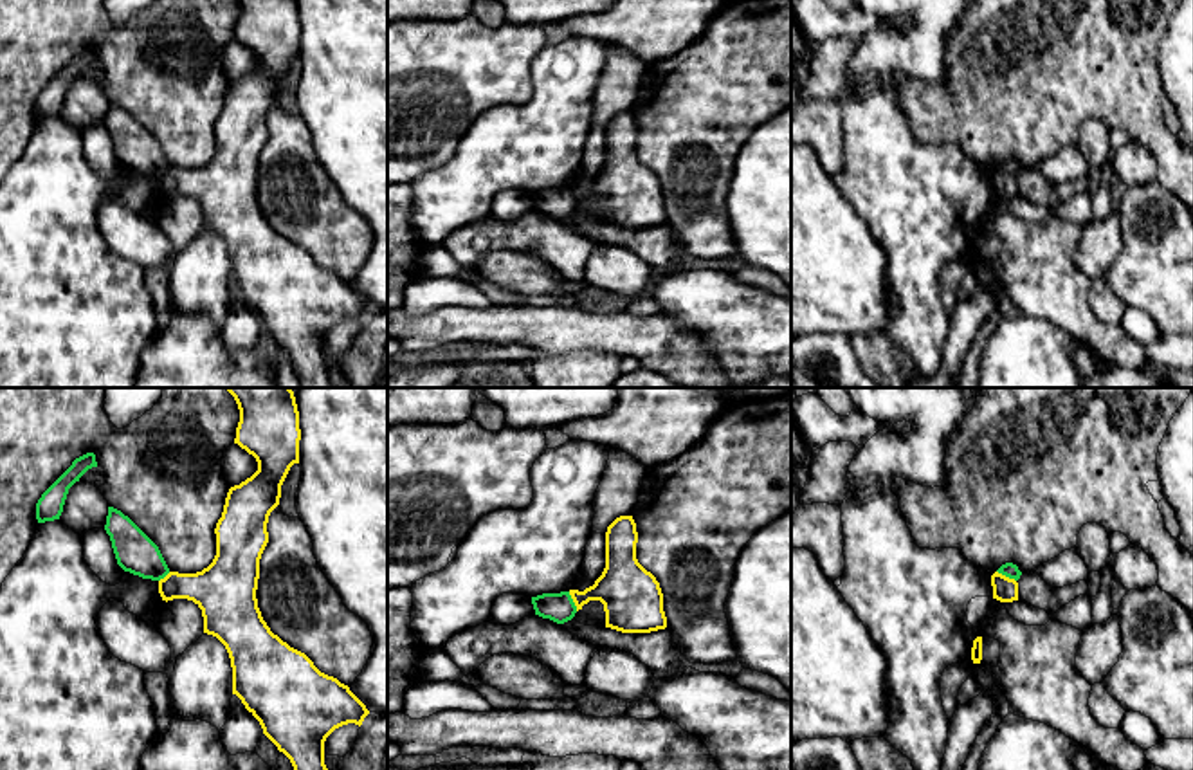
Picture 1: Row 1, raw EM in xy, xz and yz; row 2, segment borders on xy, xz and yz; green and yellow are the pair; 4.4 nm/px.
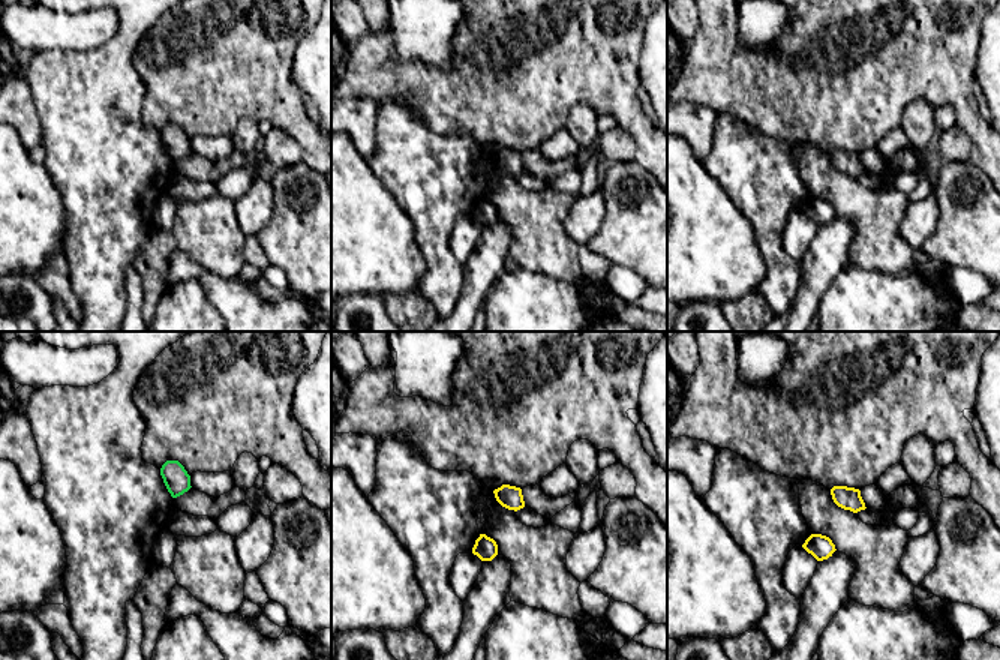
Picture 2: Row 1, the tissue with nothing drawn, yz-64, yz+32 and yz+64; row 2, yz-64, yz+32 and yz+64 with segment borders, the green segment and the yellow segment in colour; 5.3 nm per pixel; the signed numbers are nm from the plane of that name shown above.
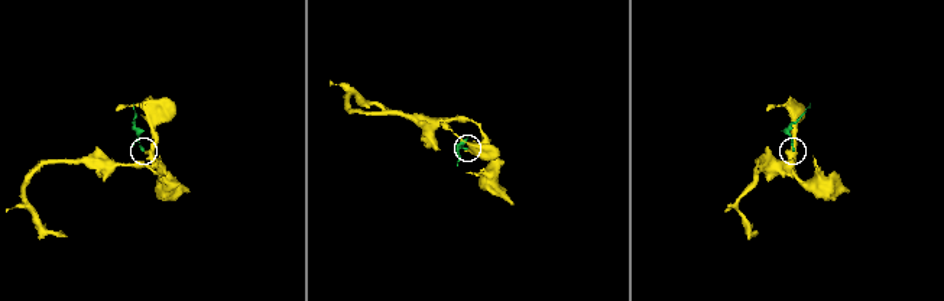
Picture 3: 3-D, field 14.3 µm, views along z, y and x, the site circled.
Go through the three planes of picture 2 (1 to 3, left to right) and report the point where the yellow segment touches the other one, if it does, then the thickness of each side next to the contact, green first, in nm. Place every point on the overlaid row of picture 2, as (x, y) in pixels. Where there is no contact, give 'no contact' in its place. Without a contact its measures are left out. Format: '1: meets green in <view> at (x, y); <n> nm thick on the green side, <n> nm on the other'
1: no contact
2: no contact
3: no contact

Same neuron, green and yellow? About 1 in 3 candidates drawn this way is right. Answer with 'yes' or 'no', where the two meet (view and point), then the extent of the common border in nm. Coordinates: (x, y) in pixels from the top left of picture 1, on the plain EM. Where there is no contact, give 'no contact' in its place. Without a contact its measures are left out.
no | xz (572, 197) | 100 nm

